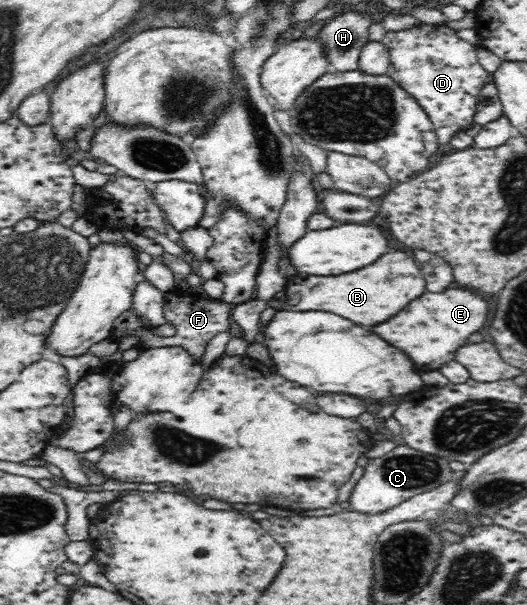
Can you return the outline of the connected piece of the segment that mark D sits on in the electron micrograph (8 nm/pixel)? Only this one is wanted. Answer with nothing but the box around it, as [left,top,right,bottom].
[382,23,488,143]

